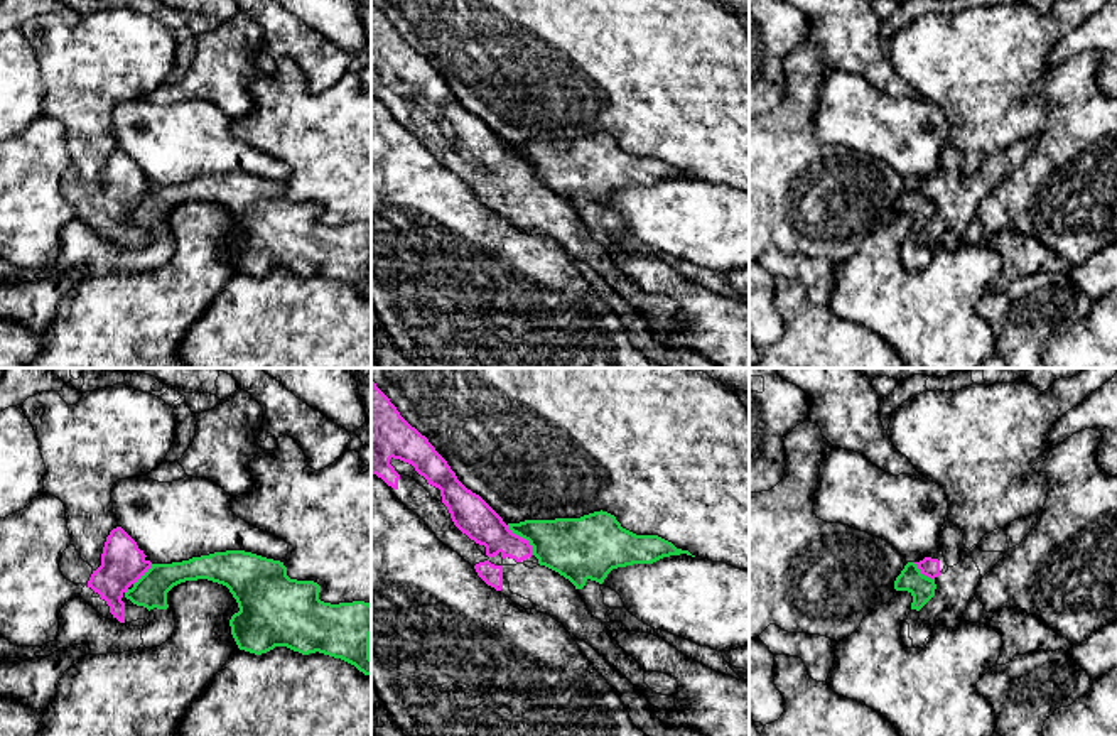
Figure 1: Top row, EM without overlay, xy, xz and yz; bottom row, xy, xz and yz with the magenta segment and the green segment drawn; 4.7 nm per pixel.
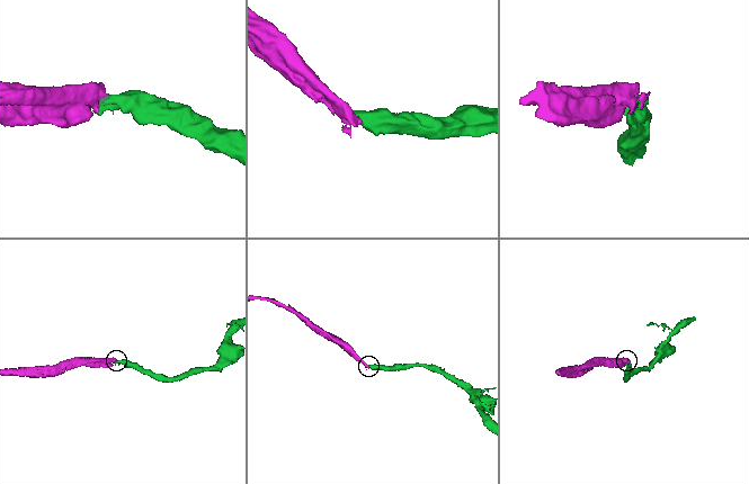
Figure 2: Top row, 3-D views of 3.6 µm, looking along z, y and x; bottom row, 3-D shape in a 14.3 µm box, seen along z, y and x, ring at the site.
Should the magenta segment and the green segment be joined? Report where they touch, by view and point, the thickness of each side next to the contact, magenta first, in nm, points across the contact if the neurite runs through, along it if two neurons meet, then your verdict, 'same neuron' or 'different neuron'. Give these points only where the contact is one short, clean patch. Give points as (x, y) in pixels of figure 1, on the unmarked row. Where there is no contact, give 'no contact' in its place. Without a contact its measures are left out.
contact xz (523, 161); calibres 180 and 280 nm; border xz (507, 147), (528, 164), (534, 176); different neuron

